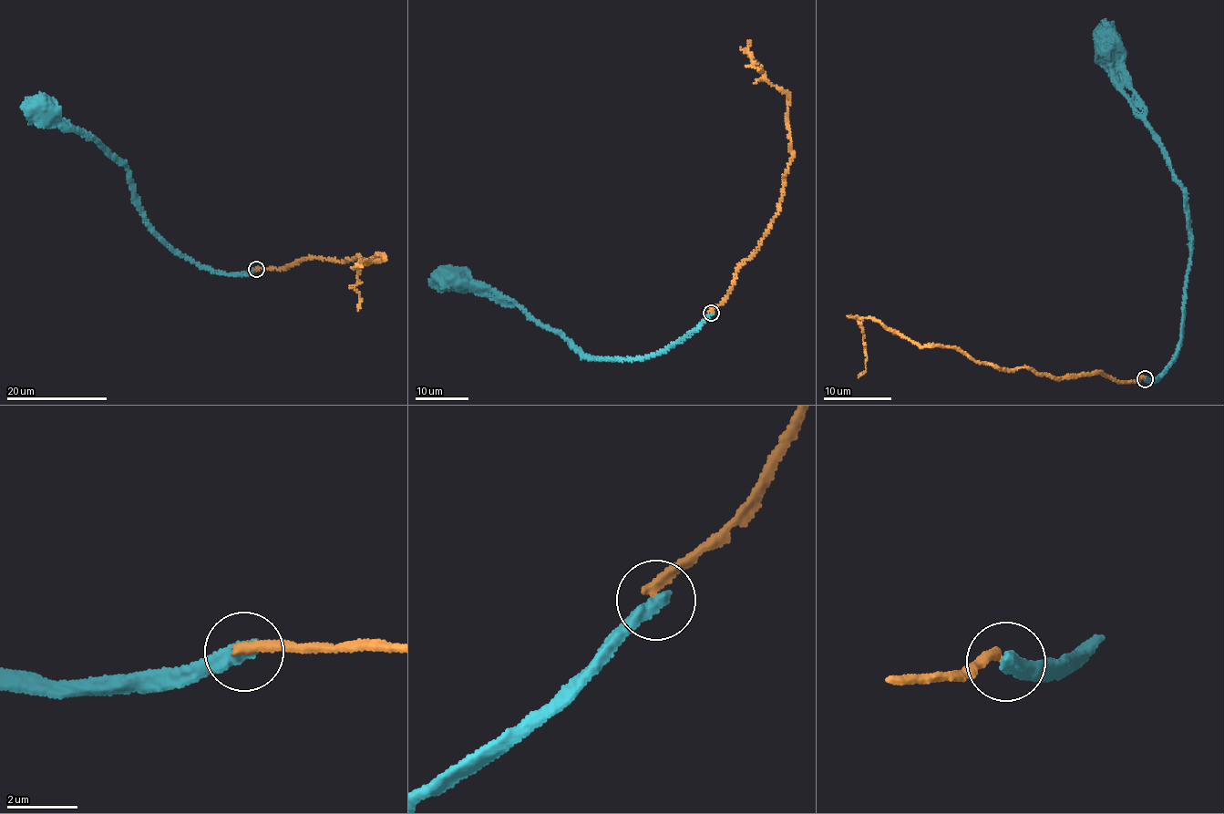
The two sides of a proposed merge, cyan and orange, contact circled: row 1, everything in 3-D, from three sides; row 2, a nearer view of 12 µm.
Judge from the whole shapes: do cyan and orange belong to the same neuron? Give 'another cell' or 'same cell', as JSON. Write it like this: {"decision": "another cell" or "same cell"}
{"decision": "another cell"}

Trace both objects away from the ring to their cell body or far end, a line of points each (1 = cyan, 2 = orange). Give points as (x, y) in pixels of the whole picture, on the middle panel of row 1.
1: (712, 314), (666, 347), (639, 358), (599, 359), (579, 352), (559, 333), (517, 305), (460, 288), (451, 280)
2: (712, 313), (776, 215), (792, 155), (787, 94), (769, 82), (750, 56), (753, 66), (759, 69)

